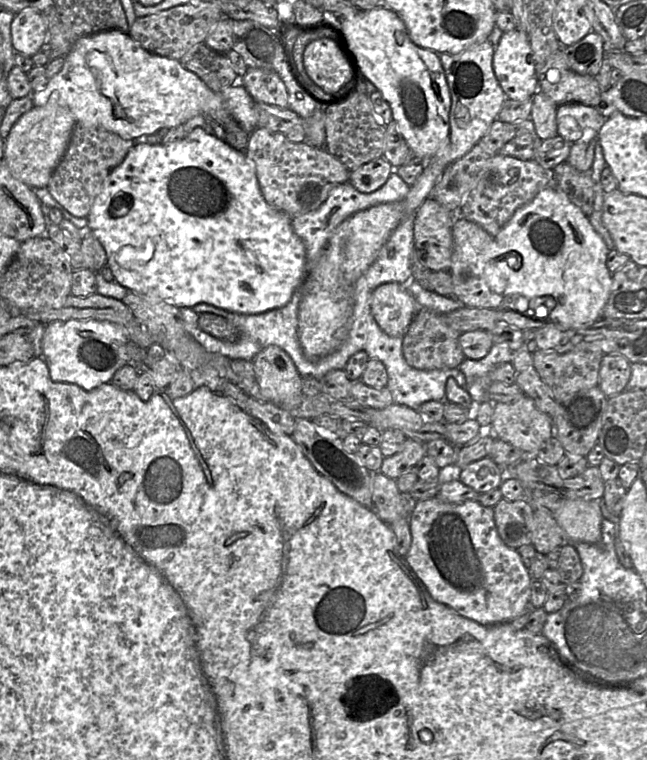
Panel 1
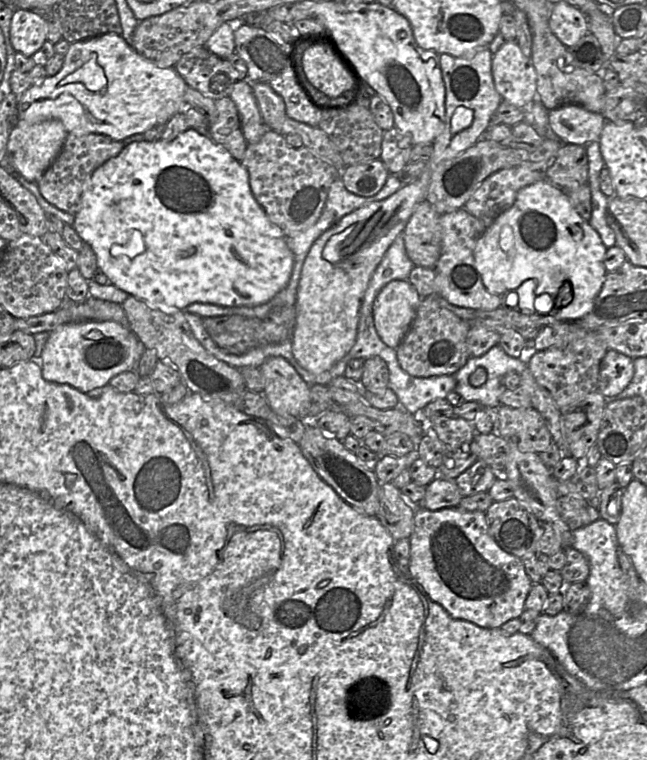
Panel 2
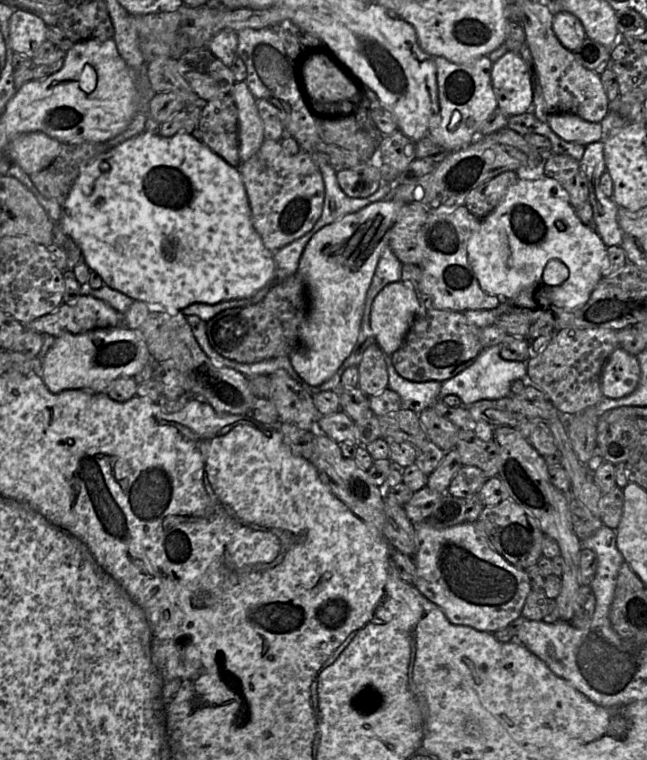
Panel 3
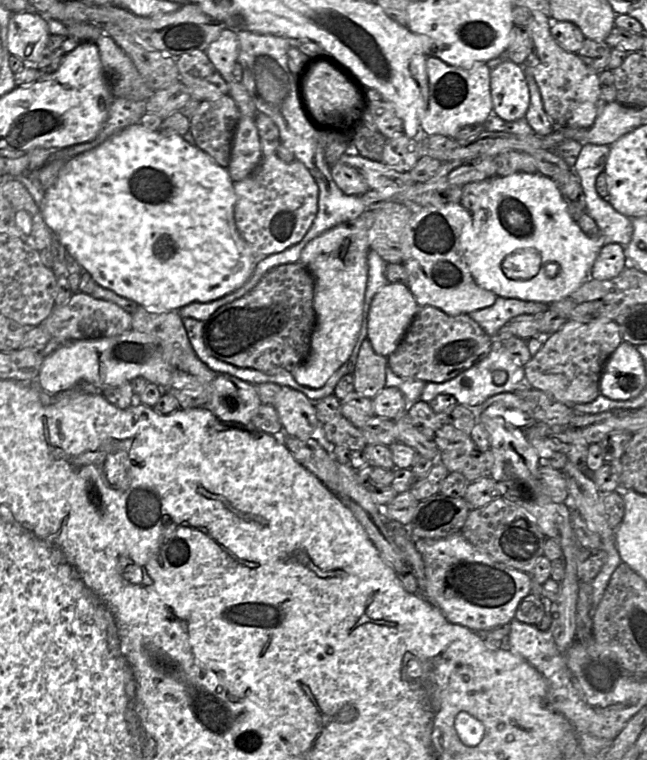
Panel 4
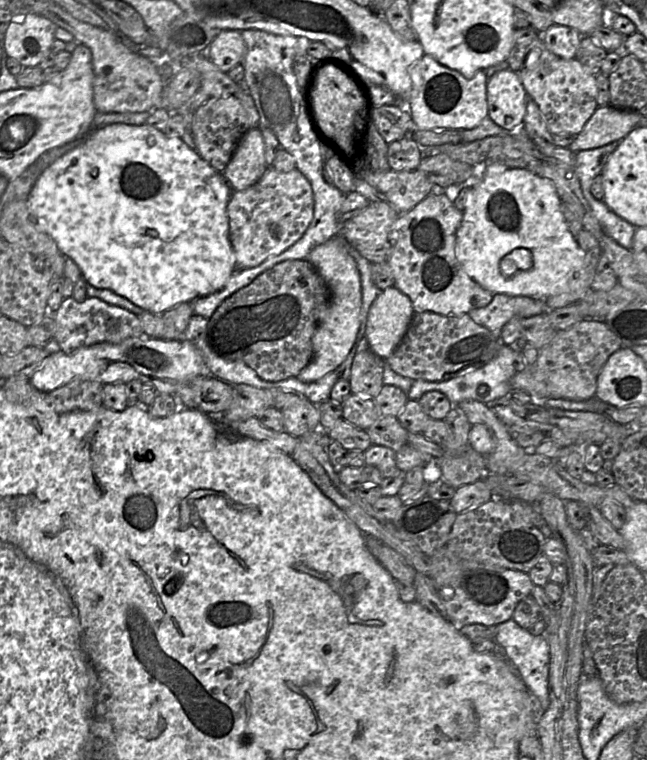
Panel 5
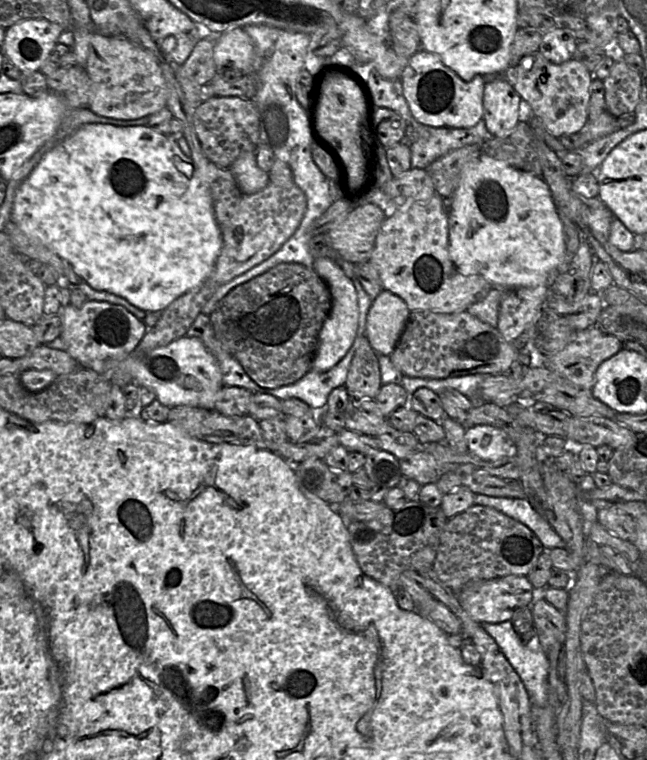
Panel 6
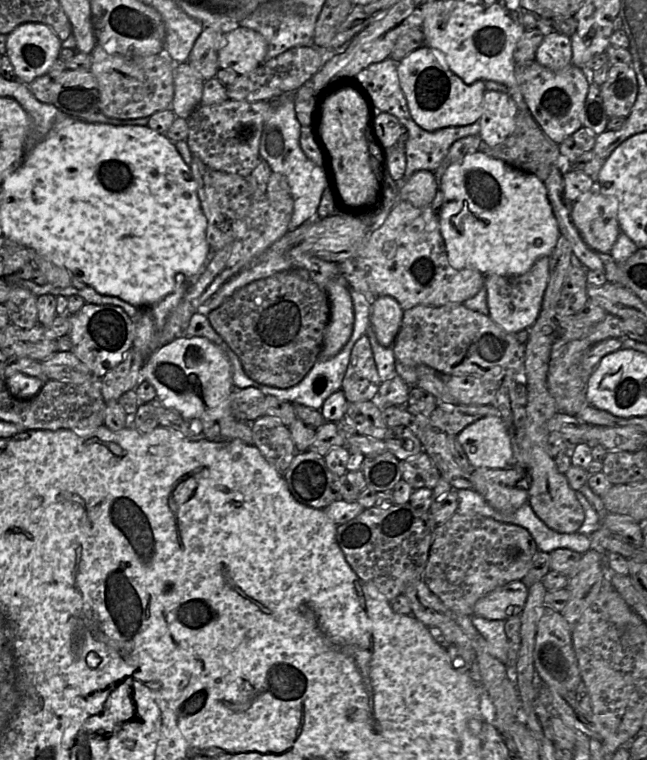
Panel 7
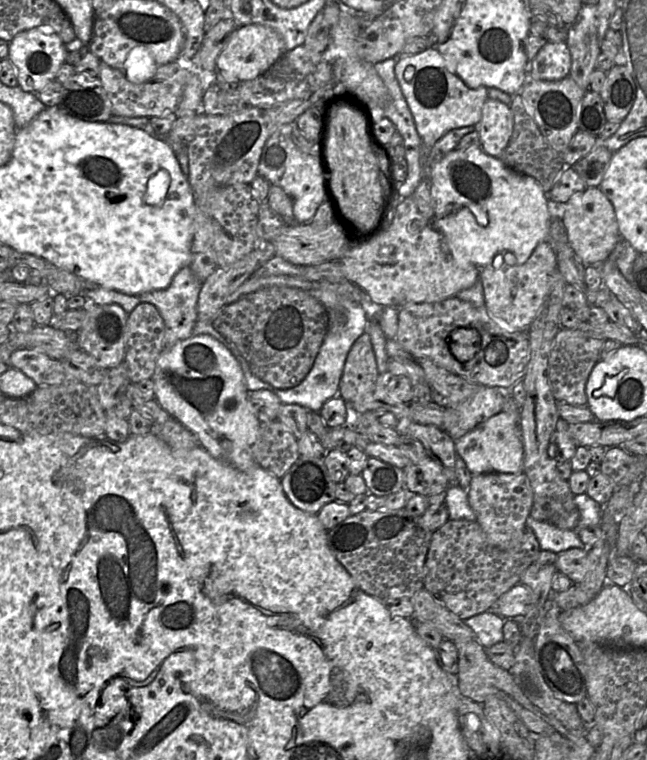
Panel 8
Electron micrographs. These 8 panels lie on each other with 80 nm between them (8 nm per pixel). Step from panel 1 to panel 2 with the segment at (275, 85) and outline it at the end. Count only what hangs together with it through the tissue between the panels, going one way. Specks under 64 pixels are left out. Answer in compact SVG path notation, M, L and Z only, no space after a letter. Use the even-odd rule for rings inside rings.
M250 83L265 126L280 134L280 127L286 117L285 102L268 84Z

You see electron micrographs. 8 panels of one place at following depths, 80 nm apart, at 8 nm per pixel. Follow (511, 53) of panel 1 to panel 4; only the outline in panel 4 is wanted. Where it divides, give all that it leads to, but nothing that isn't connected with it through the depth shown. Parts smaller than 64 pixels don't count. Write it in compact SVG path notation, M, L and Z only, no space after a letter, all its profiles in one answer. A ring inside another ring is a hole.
M506 60L490 73L490 90L494 115L505 121L525 117L530 103L525 70Z

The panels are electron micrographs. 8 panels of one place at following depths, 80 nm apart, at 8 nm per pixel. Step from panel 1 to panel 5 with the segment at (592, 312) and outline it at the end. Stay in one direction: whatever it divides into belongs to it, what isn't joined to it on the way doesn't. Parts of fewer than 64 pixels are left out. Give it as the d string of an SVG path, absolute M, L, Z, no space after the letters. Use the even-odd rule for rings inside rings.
M487 164L483 168L479 167L479 170L481 169L484 169L481 179L472 185L467 193L462 222L456 234L455 253L463 270L493 294L545 299L566 292L569 280L583 265L585 255L568 229L561 200L552 181L527 170L500 164ZM518 248L531 251L533 265L529 270L506 276L500 269L501 260Z

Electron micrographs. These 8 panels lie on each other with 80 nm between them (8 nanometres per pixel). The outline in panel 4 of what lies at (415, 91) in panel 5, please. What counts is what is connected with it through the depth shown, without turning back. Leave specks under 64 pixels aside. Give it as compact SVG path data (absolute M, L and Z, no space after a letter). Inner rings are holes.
M428 56L428 105L420 127L427 135L443 135L453 138L463 127L484 124L493 113L490 90L491 70L484 62L475 62L470 69L451 66L441 59Z

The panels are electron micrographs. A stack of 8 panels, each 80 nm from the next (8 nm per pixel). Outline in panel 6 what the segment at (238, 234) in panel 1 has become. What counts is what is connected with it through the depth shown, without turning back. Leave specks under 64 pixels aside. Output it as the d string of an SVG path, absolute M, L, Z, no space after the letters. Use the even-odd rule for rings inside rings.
M147 125L80 126L73 134L46 151L30 175L20 184L15 194L10 221L27 236L36 239L70 264L81 279L93 289L120 296L146 312L164 311L177 298L202 283L210 275L222 245L221 232L213 212L212 196L197 166L191 157L181 151L177 141Z

